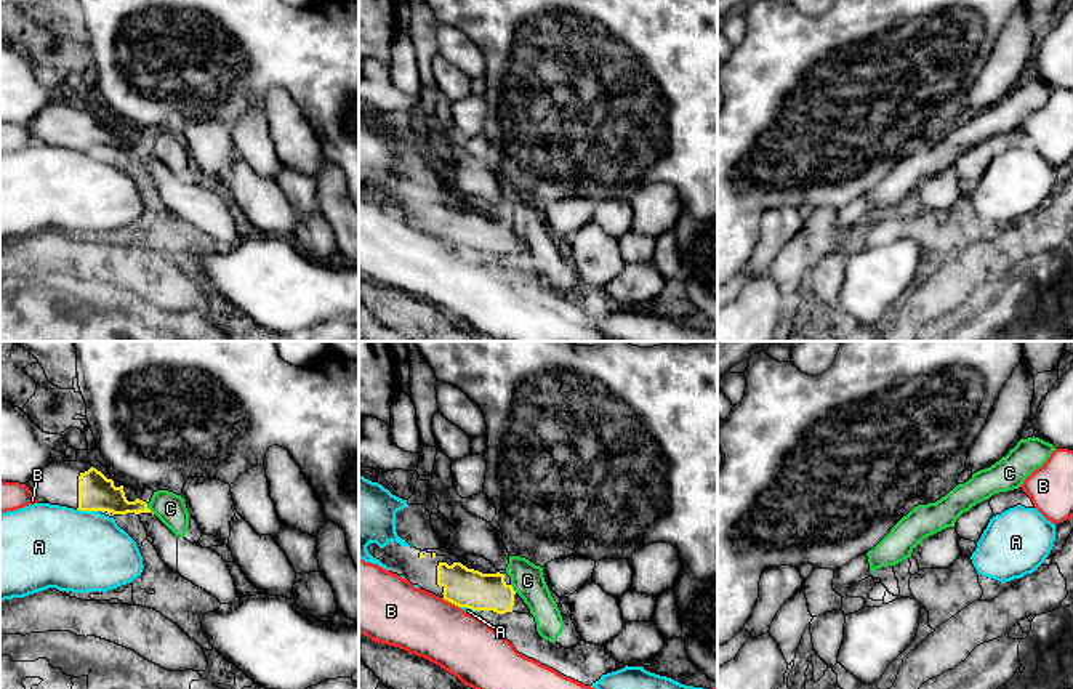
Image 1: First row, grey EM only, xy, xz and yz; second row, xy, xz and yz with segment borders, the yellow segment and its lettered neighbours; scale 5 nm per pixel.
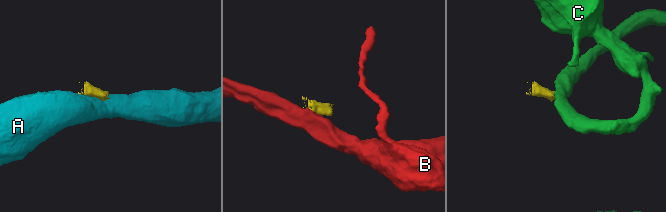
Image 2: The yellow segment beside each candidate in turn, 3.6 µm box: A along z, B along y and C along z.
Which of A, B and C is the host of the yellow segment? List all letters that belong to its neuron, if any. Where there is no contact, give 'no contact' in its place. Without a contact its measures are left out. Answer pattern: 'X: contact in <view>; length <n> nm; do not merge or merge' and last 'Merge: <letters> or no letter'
A: contact in xy; length 110 nm; do not merge
B: contact in xz; length 110 nm; do not merge
C: contact in xy; length 70 nm; do not merge
Merge: no letter

